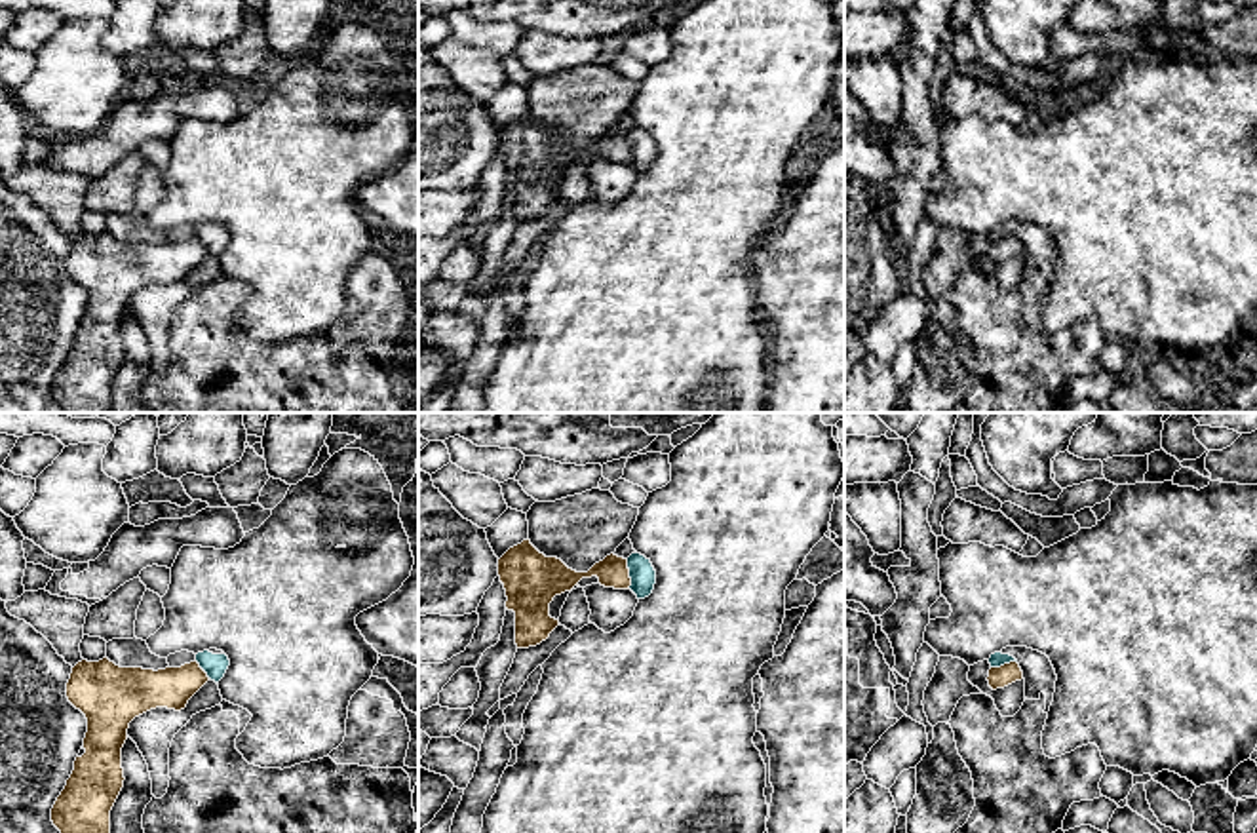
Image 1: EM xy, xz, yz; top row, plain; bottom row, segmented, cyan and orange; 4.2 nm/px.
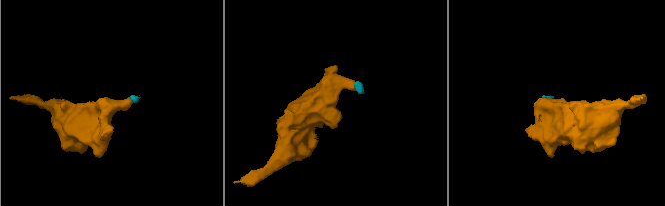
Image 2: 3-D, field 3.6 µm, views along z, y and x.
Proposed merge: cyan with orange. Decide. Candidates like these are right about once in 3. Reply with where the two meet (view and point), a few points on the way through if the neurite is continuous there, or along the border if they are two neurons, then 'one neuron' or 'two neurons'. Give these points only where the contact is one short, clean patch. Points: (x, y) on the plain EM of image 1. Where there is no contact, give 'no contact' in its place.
meets cyan in xz at (630, 149); border along xz (626, 134), (630, 162); two neurons

